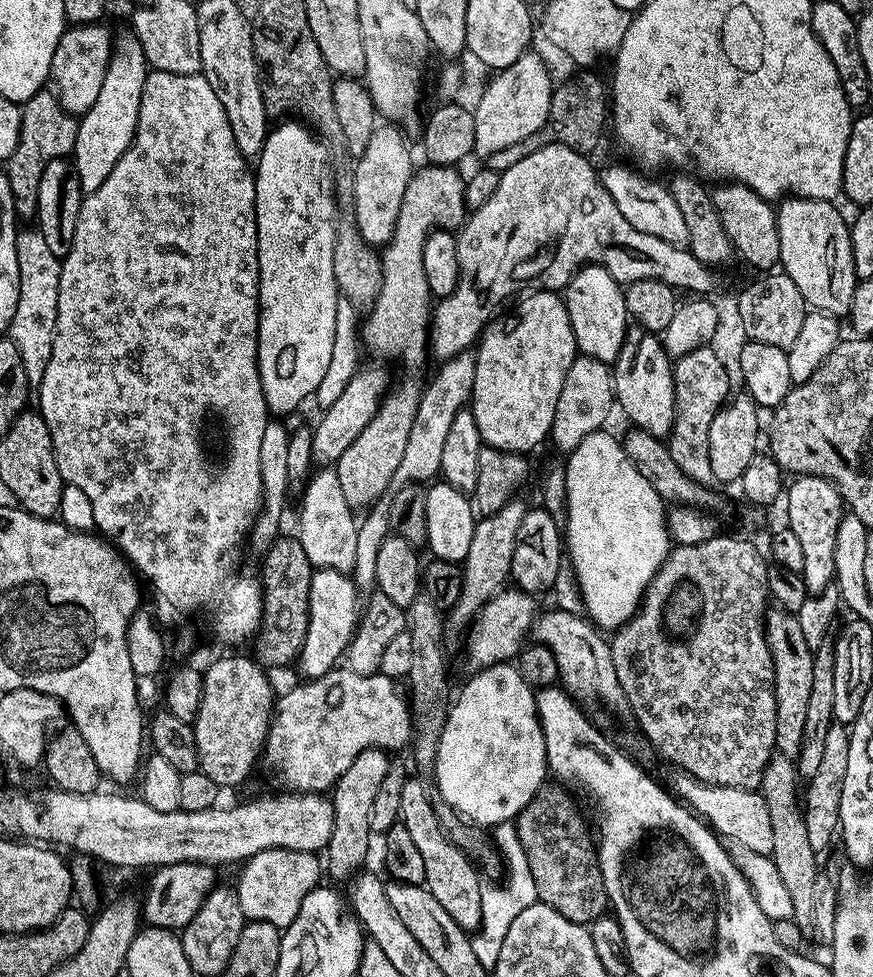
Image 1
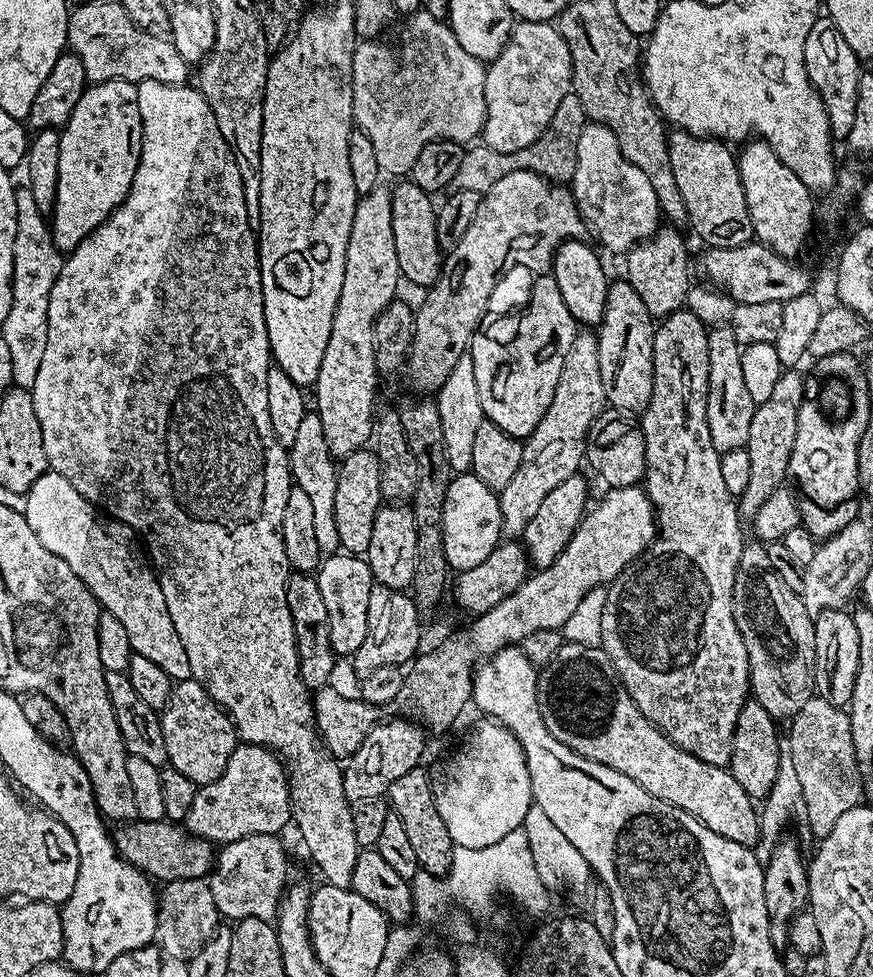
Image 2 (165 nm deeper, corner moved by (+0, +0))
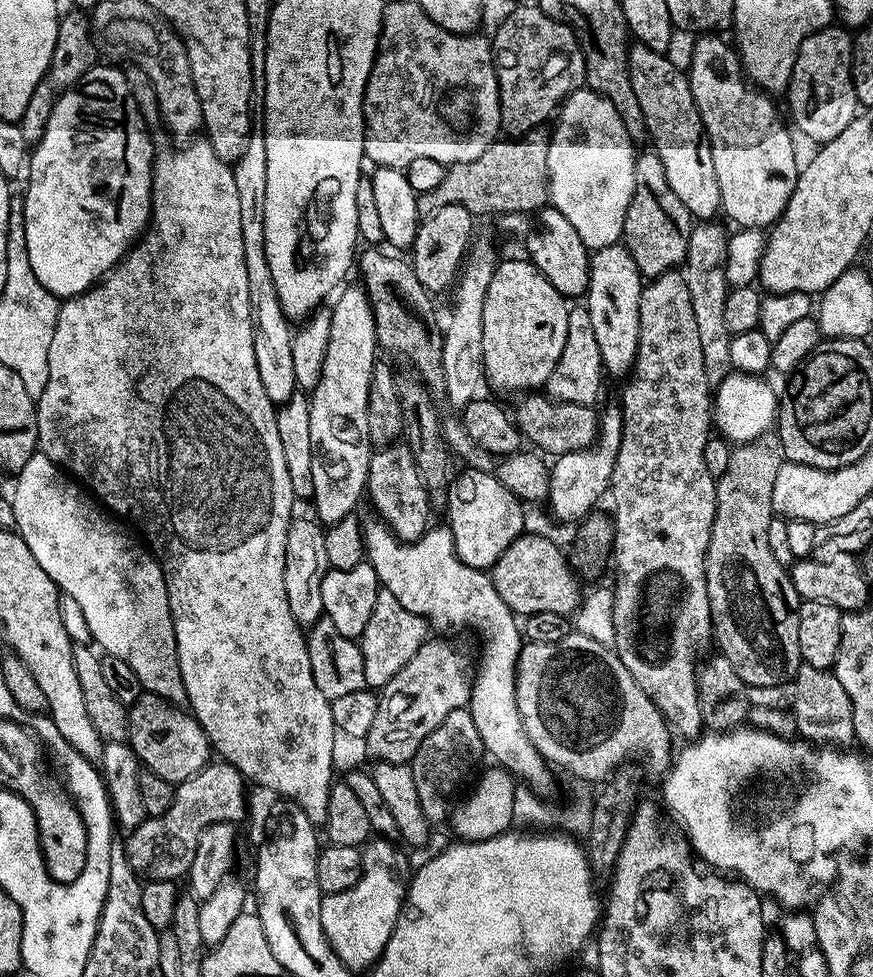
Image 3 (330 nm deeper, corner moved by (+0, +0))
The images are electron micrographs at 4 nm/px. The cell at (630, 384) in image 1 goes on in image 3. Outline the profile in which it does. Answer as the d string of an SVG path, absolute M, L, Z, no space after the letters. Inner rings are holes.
M623 243L595 249L591 253L588 265L590 282L586 293L586 307L590 314L590 322L594 322L594 334L598 338L598 350L602 354L604 370L609 377L624 378L632 371L632 363L636 361L636 351L640 345L638 306L644 289L642 277L638 266L634 266L634 258L630 258Z

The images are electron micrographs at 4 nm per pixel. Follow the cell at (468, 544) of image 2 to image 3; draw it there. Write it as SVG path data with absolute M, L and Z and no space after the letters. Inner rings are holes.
M465 467L451 477L448 485L448 506L446 509L446 527L452 531L454 550L466 566L491 569L494 562L525 531L524 508L519 496L516 496L491 472Z

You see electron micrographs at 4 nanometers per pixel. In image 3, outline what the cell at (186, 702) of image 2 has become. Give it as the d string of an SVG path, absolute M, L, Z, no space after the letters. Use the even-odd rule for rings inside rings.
M144 692L128 708L128 739L141 765L174 786L198 774L210 762L210 745L202 726L191 711L163 700L155 692Z

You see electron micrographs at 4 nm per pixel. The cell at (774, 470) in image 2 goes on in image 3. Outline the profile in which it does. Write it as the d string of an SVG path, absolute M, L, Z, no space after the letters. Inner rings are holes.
M772 430L748 444L731 449L728 471L716 481L716 513L708 543L708 557L704 560L715 647L720 647L717 648L719 655L726 657L730 666L738 670L749 688L778 686L795 681L802 663L798 650L798 614L802 601L794 590L789 569L780 564L778 558L774 558L766 538L766 530L774 519L774 482L780 473L781 463L780 437Z

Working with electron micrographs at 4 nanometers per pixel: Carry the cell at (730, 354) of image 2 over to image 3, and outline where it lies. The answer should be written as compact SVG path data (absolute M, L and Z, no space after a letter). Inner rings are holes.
M710 219L693 223L686 258L682 265L686 290L690 290L690 307L694 310L694 322L698 325L698 339L702 346L706 378L712 386L726 379L732 368L730 342L733 338L732 332L726 330L726 298L730 285L724 269L730 232L716 223L720 222Z

